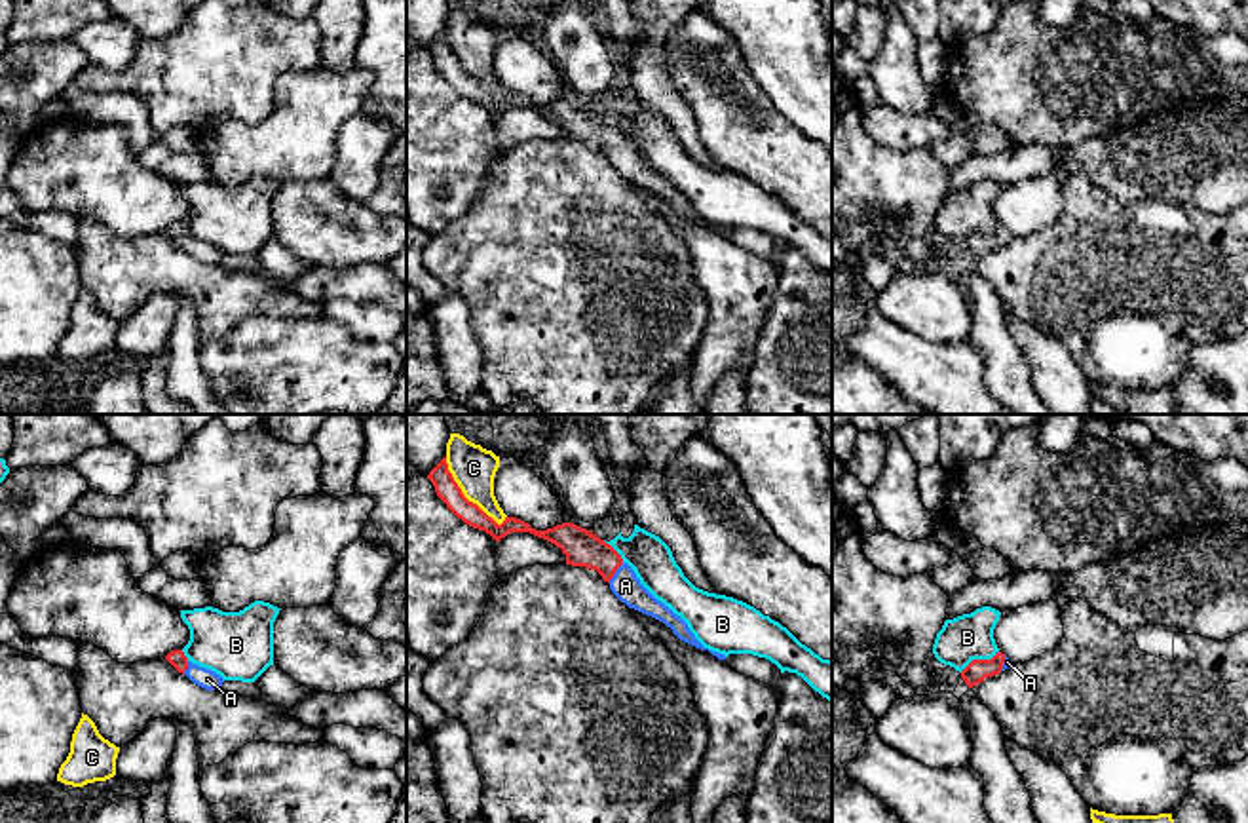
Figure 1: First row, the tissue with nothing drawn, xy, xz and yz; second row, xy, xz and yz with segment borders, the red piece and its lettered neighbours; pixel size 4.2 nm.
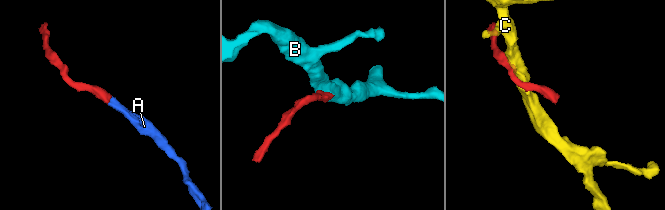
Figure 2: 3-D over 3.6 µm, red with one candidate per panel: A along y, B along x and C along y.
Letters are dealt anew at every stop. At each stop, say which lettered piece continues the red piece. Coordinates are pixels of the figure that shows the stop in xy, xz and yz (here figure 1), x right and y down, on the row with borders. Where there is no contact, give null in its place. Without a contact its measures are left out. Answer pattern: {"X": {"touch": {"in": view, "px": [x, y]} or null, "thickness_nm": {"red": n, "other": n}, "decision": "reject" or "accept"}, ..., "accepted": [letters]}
{"A": {"touch": {"in": "xz", "px": [614, 573]}, "thickness_nm": {"red": 150, "other": 120}, "decision": "accept"}, "B": {"touch": {"in": "yz", "px": [979, 660]}, "thickness_nm": {"red": 90, "other": 200}, "decision": "reject"}, "C": {"touch": {"in": "xz", "px": [462, 495]}, "thickness_nm": {"red": 100, "other": 190}, "decision": "reject"}, "accepted": ["A"]}

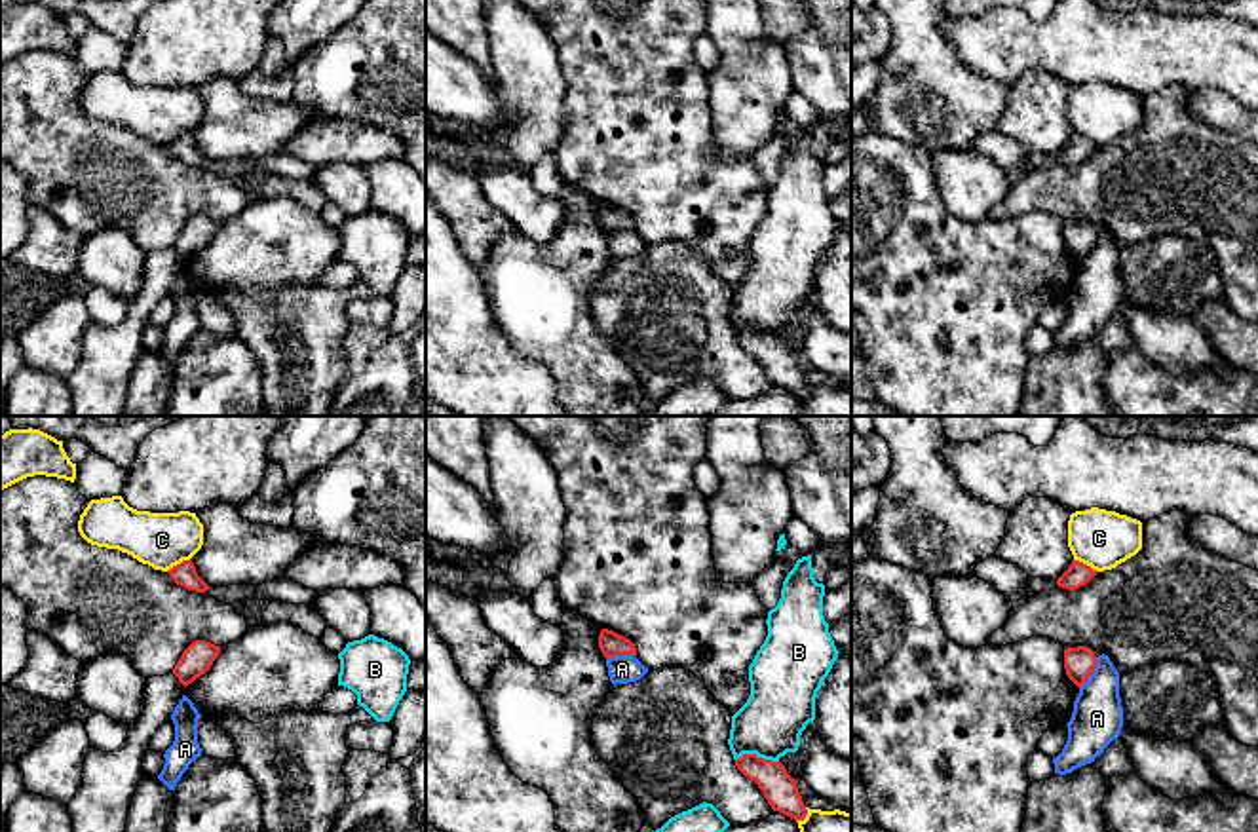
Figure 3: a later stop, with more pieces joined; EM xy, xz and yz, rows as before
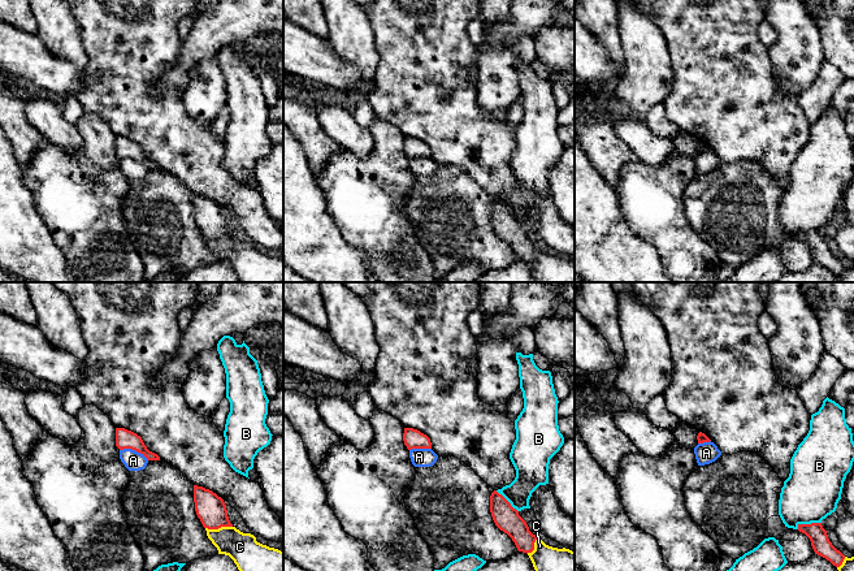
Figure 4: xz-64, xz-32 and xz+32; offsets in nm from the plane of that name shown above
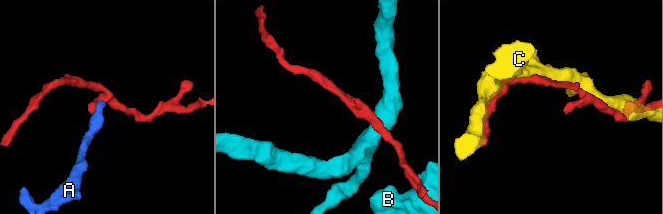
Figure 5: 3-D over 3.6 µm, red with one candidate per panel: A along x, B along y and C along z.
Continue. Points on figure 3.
{"A": {"touch": {"in": "yz", "px": [1093, 671]}, "thickness_nm": {"red": 140, "other": 220}, "decision": "reject"}, "B": {"touch": {"in": "xz", "px": [755, 755]}, "thickness_nm": {"red": 150, "other": 280}, "decision": "reject"}, "C": {"touch": {"in": "xy", "px": [177, 565]}, "thickness_nm": {"red": 100, "other": 240}, "decision": "reject"}, "accepted": []}

